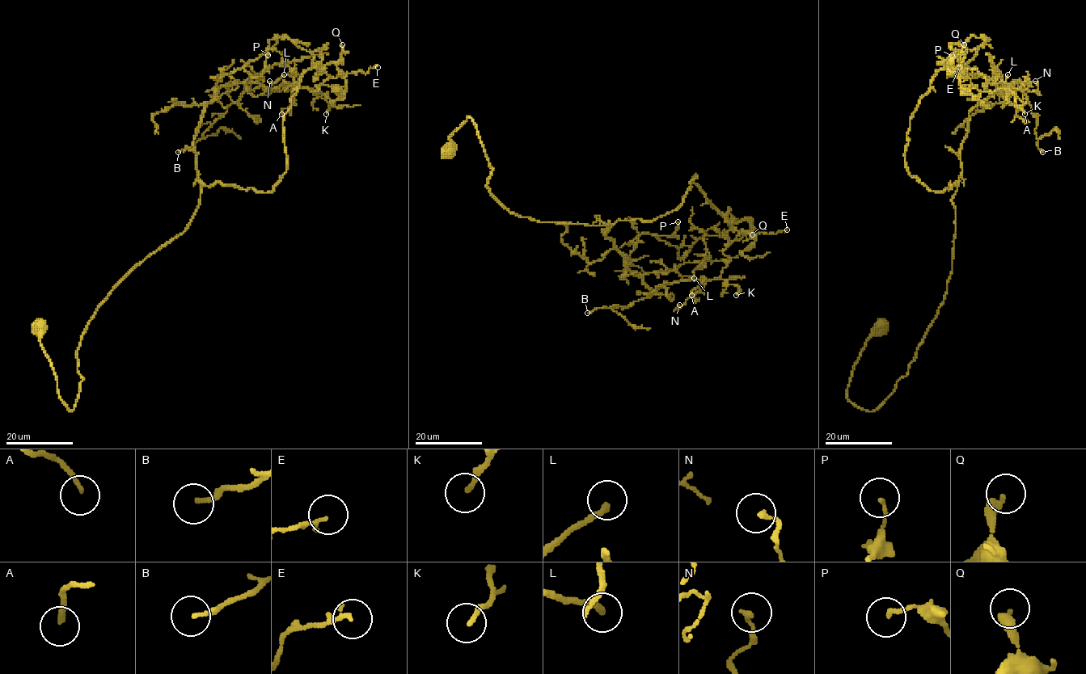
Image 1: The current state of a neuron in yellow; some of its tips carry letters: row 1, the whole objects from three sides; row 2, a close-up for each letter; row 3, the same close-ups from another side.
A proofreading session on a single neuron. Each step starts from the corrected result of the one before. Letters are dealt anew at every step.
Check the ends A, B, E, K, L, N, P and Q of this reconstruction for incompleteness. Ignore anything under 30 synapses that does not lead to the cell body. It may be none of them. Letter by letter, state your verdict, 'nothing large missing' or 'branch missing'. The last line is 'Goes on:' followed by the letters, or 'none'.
A: nothing large missing
B: nothing large missing
E: nothing large missing
K: nothing large missing
L: branch missing
N: nothing large missing
P: nothing large missing
Q: nothing large missing
Goes on: L

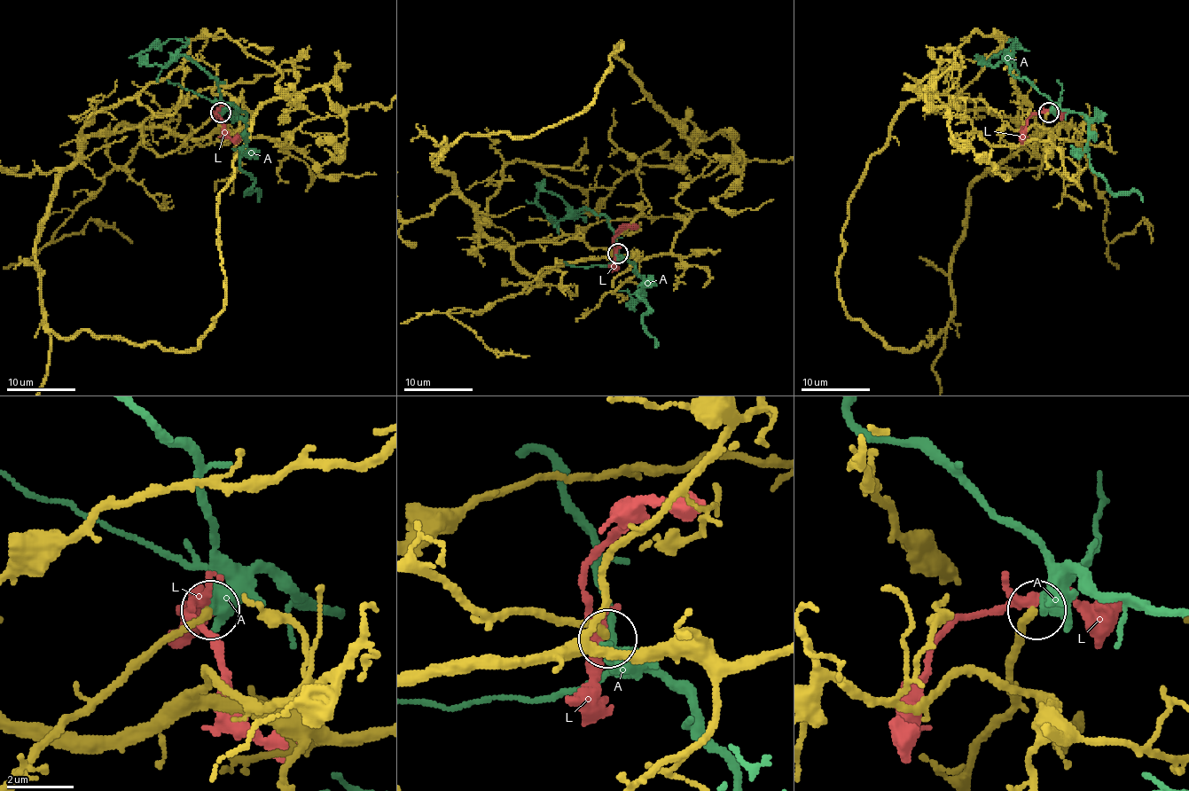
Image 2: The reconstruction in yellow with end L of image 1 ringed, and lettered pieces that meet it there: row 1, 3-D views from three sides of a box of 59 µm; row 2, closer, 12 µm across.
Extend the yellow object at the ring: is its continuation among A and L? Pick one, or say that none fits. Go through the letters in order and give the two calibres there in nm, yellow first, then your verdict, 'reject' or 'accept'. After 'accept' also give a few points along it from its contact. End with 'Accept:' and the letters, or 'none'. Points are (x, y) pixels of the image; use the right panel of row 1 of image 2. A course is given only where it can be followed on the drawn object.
A: 260/550 nm | reject
L: 260/280 nm | reject
Accept: none

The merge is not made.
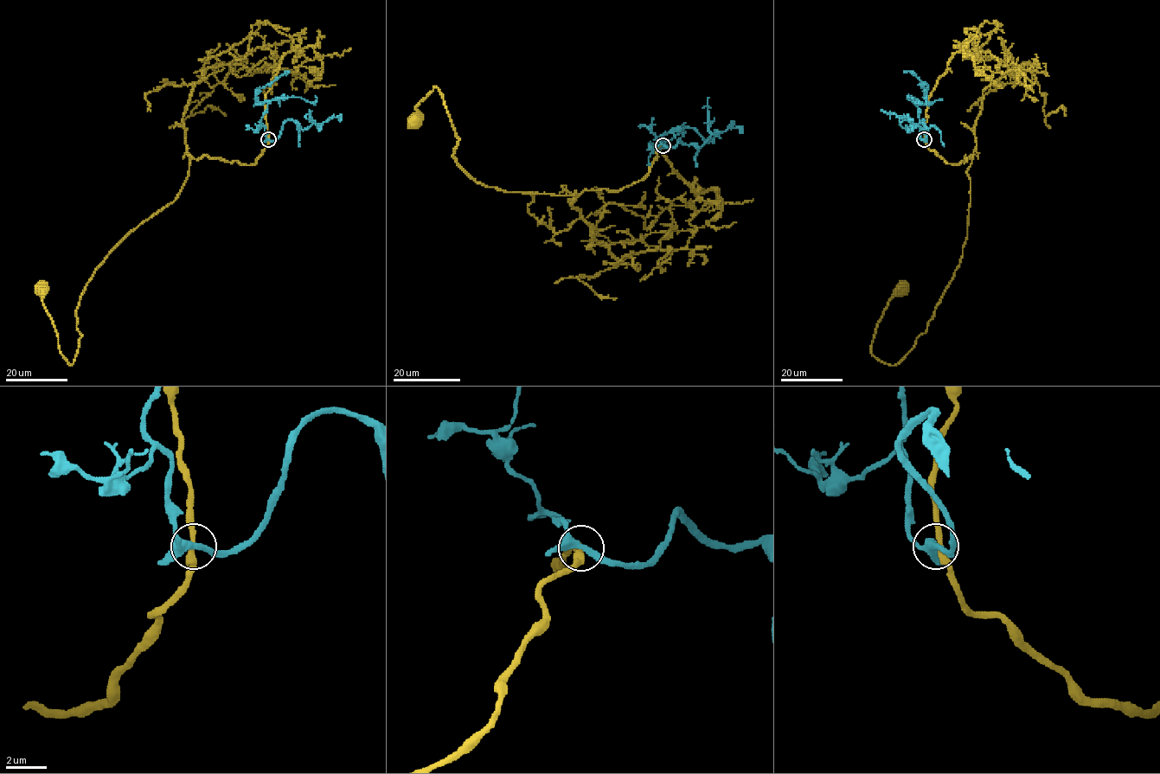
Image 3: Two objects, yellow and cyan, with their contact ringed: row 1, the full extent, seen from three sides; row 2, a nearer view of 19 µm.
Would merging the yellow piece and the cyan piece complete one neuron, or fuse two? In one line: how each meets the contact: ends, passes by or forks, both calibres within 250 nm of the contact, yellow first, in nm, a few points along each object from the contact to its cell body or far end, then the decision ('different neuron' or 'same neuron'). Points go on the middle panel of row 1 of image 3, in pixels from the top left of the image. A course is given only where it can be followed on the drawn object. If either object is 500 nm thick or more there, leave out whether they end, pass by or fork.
yellow passes by | cyan forks | 300/320 nm | yellow via (663, 145), (642, 179), (620, 189), (505, 191), (456, 163), (458, 139), (436, 87), (415, 121) | cyan via (663, 145), (655, 139), (661, 139), (663, 135), (649, 147), (661, 150), (681, 131), (685, 122) | different neuron

